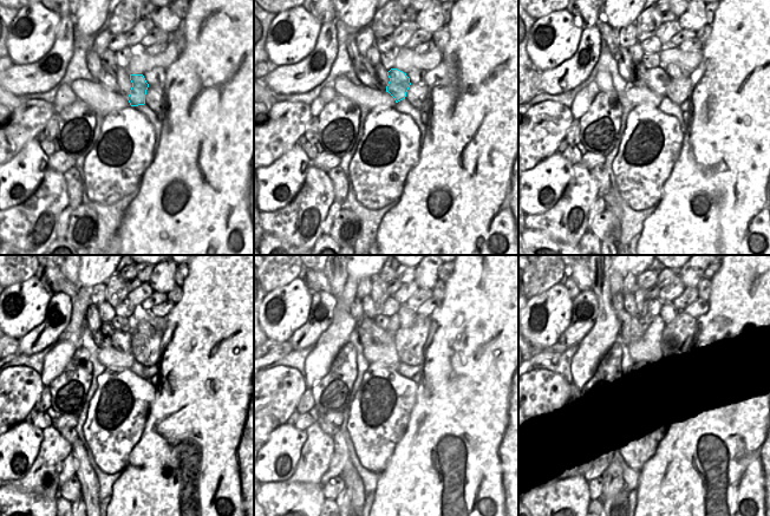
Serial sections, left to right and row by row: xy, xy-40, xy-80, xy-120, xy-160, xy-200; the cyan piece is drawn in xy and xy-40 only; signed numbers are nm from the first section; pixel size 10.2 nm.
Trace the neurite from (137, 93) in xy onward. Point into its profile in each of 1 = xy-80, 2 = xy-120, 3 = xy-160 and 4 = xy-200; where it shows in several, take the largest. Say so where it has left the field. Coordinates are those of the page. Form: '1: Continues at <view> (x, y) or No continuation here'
1: Continues at xy-80 (657, 79)
2: Continues at xy-120 (110, 338)
3: Continues at xy-160 (369, 333)
4: Continues at xy-200 (630, 331).

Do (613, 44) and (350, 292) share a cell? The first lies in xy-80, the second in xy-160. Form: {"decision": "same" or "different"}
{"decision": "same"}

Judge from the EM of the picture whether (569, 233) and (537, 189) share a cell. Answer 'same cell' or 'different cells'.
different cells

